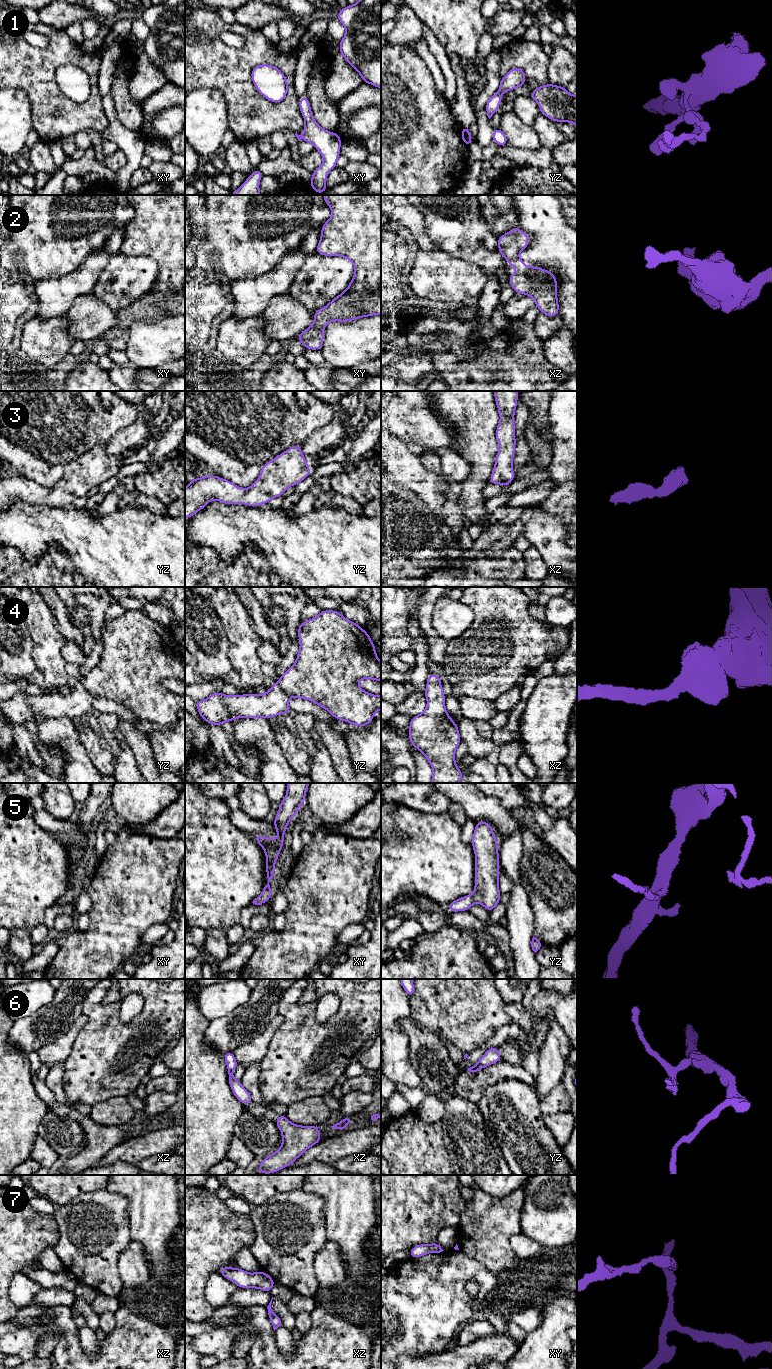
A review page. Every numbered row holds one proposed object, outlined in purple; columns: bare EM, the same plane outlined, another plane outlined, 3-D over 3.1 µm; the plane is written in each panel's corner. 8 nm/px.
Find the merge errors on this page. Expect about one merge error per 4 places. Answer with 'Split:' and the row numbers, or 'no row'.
Split: no row

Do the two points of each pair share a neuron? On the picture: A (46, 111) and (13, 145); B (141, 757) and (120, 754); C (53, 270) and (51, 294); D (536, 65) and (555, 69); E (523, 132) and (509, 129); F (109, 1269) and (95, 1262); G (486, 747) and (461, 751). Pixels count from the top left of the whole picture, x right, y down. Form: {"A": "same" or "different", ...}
{"A": "different", "B": "different", "C": "different", "D": "different", "E": "same", "F": "same", "G": "different"}

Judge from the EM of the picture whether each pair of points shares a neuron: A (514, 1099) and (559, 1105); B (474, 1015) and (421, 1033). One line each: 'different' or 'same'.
A: different
B: different

